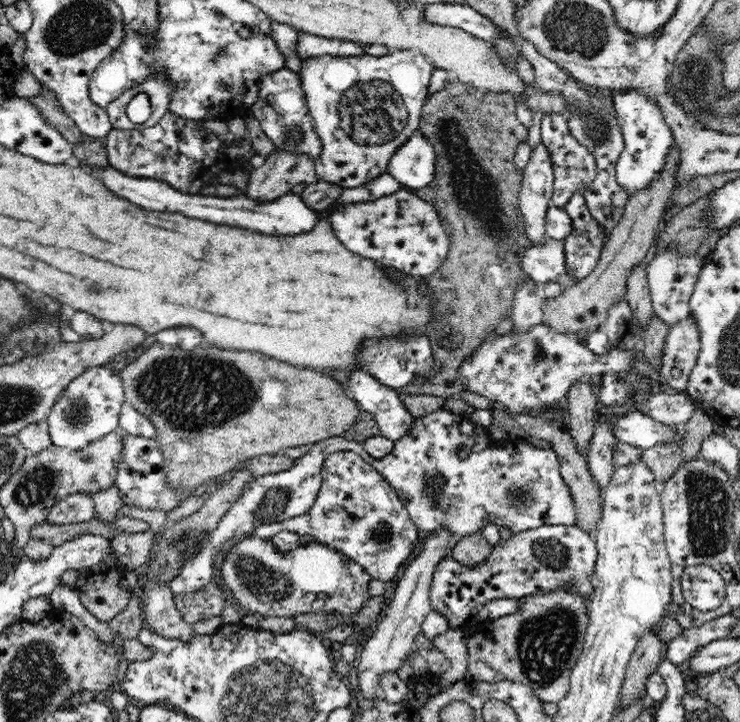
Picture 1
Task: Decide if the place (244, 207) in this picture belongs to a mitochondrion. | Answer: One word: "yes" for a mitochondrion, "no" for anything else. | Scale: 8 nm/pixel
no

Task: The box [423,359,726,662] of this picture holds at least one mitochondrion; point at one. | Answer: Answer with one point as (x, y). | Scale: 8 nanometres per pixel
(514, 495)

